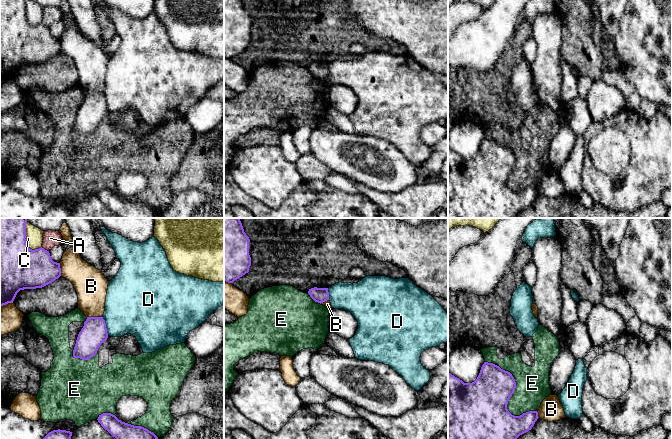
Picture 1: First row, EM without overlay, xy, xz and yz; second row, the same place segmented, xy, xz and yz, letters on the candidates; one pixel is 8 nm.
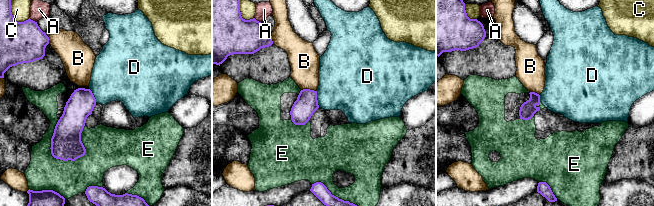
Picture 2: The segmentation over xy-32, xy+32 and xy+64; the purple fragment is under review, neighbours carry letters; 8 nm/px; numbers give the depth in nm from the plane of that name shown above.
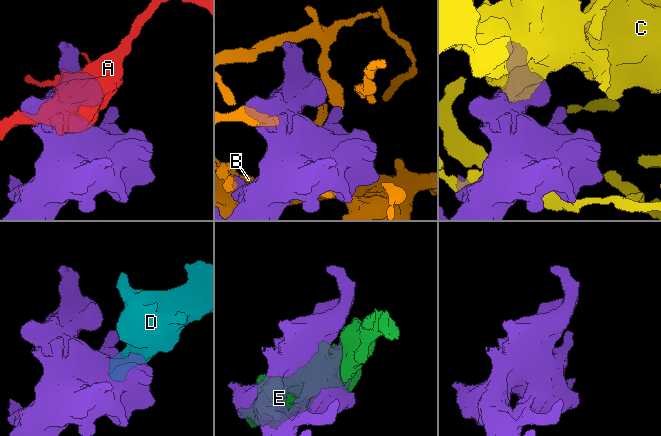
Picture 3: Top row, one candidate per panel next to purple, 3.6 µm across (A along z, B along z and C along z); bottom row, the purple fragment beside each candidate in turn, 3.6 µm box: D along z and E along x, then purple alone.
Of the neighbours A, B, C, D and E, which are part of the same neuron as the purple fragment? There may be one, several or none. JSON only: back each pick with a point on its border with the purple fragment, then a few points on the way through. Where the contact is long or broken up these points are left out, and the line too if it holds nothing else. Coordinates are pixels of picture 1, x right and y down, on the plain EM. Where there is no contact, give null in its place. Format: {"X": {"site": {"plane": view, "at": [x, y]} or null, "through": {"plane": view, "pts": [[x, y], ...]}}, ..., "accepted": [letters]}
{"accepted": []}

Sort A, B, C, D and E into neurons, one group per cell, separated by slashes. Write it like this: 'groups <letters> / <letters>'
groups A / B / C / D / E

